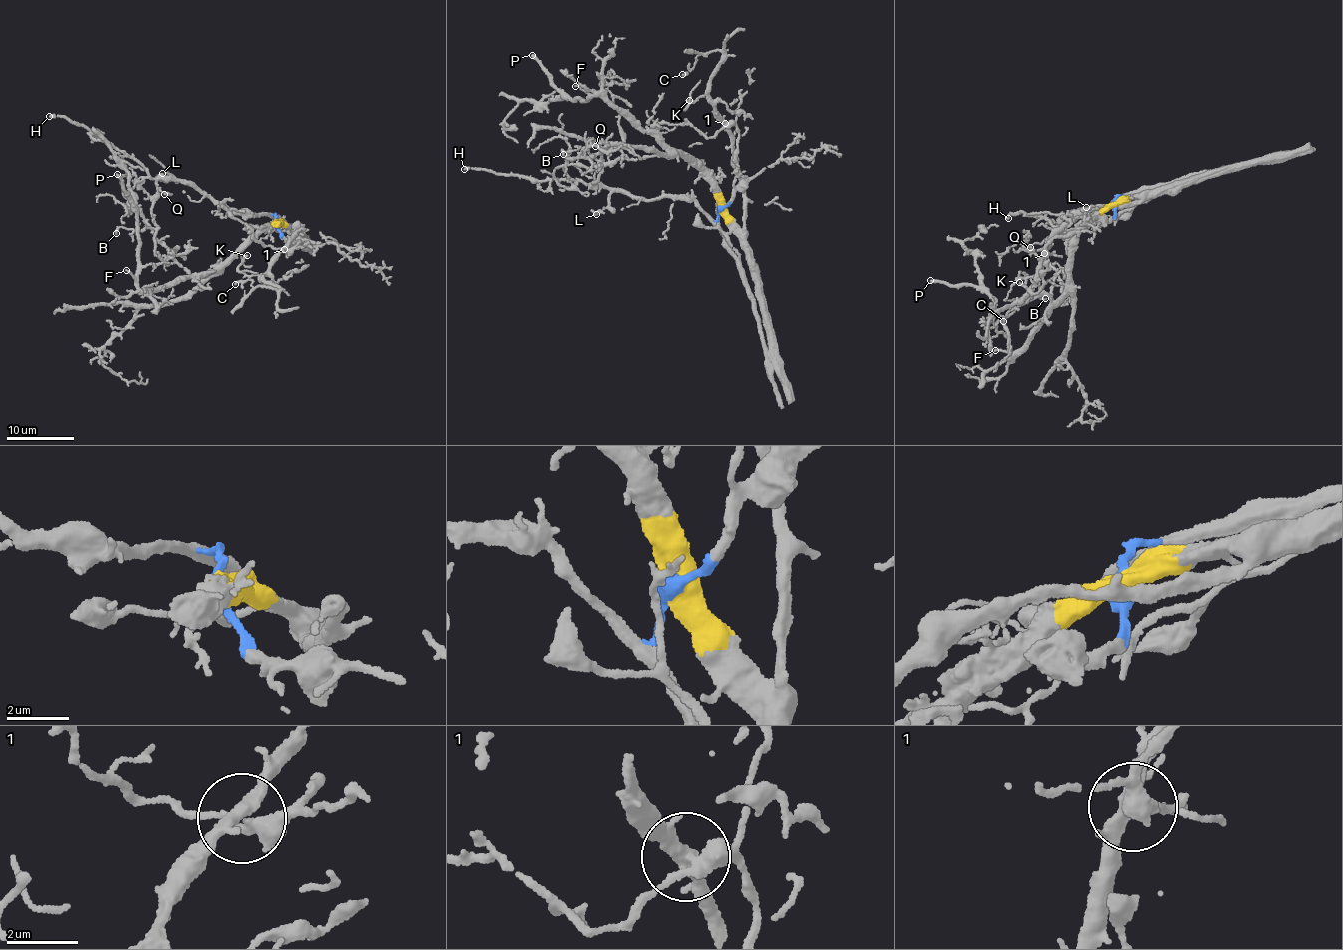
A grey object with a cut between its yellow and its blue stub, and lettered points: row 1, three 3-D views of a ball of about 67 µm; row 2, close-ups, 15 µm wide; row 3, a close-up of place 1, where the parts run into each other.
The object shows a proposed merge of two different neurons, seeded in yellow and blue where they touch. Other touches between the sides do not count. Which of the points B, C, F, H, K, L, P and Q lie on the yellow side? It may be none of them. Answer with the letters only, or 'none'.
C, F, K, P

